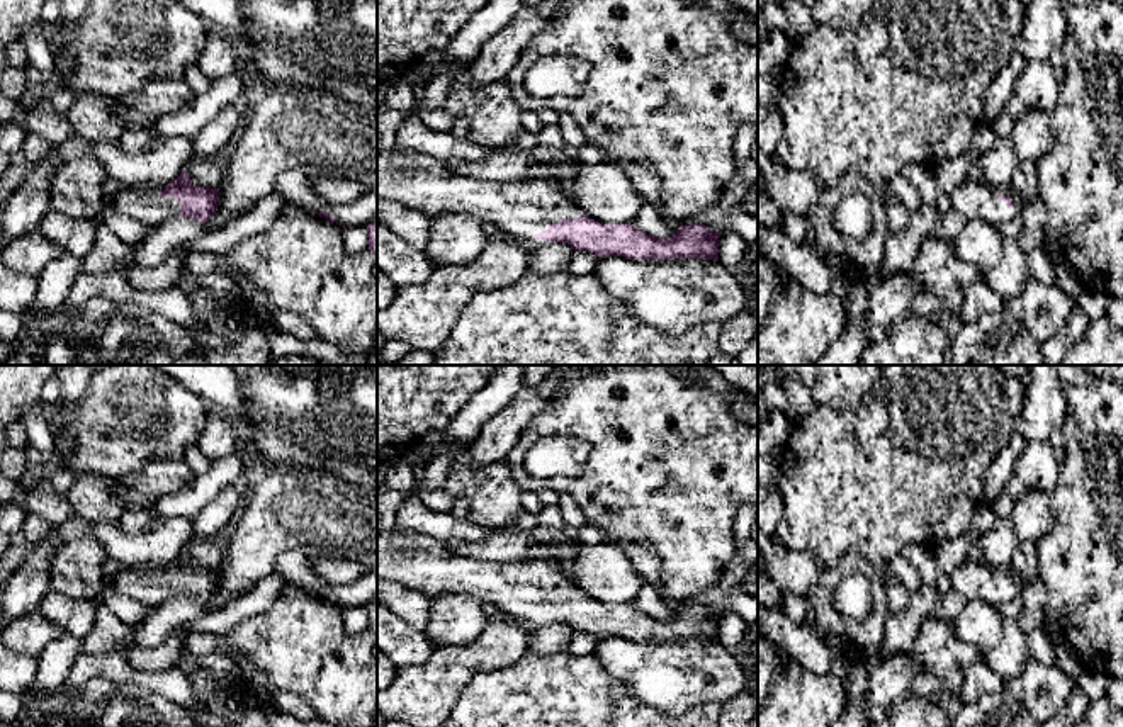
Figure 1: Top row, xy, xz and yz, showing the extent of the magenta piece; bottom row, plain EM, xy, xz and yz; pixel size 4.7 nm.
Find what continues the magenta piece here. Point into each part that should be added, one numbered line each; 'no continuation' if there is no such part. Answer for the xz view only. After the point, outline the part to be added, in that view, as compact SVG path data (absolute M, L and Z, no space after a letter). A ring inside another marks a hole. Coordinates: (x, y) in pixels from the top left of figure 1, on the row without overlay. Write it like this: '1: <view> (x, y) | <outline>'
1: xz (524, 588) | M399 525L377 532L377 578L430 596L467 593L482 603L496 603L506 618L530 628L549 625L535 618L549 605L584 596L561 572L557 561L489 562L454 555L445 540Z

